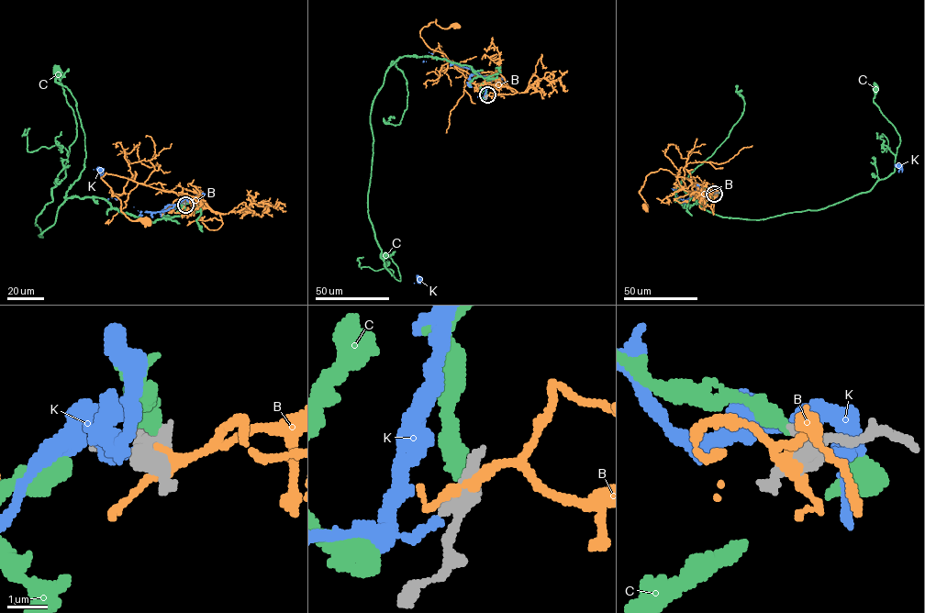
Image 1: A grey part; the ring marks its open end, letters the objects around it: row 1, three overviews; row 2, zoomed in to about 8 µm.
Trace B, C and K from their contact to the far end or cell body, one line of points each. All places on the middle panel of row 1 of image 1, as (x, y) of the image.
B: (486, 96), (517, 92), (498, 72), (475, 76), (460, 69), (420, 37), (436, 19), (443, 28), (455, 25)
C: (486, 95), (488, 78), (445, 59), (405, 56), (388, 68), (370, 117), (368, 217), (400, 280), (383, 254)
K: (485, 96), (478, 97), (418, 275), (420, 279)

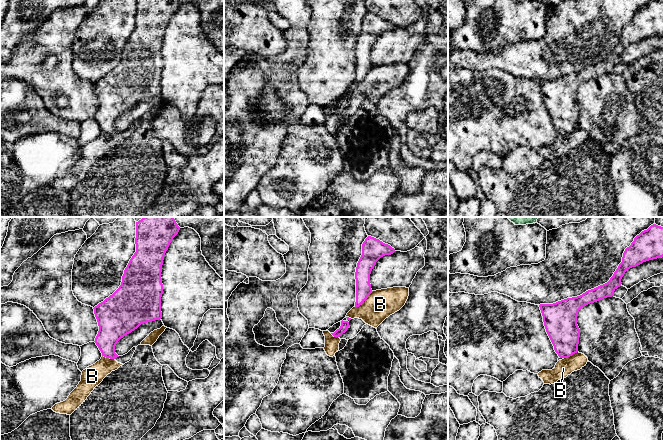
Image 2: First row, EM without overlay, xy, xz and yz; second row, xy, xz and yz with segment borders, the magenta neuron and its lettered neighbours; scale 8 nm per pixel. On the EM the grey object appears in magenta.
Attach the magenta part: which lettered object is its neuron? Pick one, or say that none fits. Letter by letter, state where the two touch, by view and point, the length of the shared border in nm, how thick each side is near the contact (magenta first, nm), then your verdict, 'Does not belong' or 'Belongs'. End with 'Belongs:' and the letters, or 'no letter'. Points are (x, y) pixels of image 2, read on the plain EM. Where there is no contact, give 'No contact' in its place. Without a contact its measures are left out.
B: Touches magenta at xz (363, 77). Shared border 200 nm. Thickness 130 nm (magenta) against 240 nm. Does not belong
C: No contact. Does not belong
K: No contact. Does not belong
Belongs: no letter

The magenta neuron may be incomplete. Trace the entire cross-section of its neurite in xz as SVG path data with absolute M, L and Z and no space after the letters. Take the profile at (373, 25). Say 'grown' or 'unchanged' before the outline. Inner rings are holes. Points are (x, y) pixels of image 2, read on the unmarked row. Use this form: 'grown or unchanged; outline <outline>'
unchanged; outline M368 12L362 20L362 31L357 39L356 55L356 78L359 83L373 68L370 60L370 50L376 38L385 31L391 31L395 25L383 19L379 15Z

